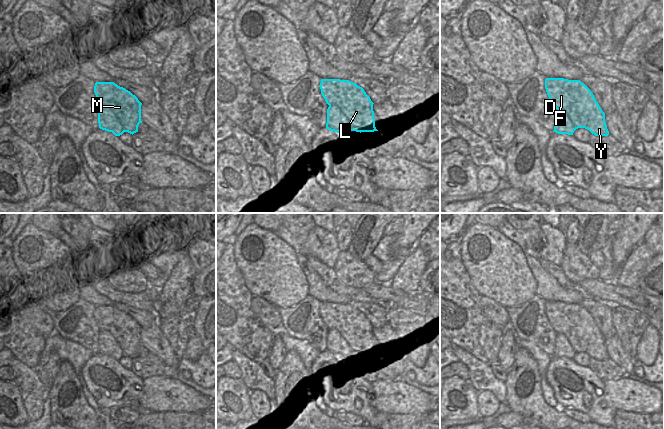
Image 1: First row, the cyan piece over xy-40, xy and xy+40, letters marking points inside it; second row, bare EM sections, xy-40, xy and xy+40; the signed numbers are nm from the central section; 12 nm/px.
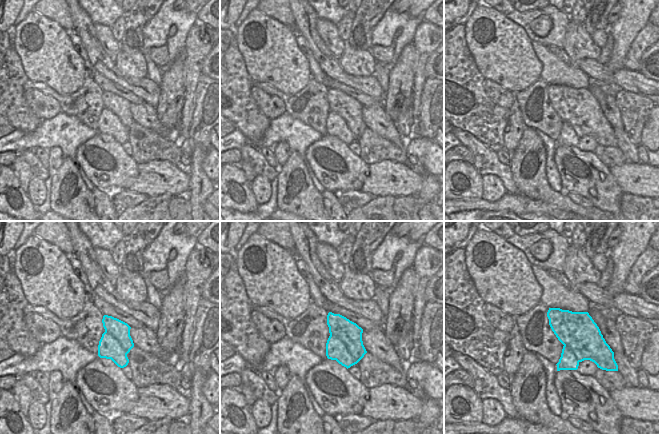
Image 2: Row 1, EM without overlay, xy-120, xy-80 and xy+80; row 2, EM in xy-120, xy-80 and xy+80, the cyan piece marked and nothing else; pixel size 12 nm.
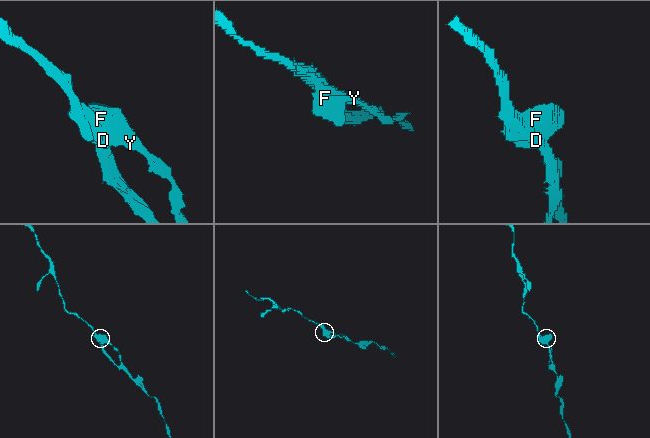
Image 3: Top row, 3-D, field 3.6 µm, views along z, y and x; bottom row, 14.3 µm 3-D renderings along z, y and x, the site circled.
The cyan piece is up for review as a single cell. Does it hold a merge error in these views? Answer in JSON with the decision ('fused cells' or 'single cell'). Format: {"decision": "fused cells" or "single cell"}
{"decision": "single cell"}

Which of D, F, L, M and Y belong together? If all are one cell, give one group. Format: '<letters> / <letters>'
D F L M Y

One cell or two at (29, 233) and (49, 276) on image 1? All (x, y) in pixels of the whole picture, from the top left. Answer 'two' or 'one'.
one

